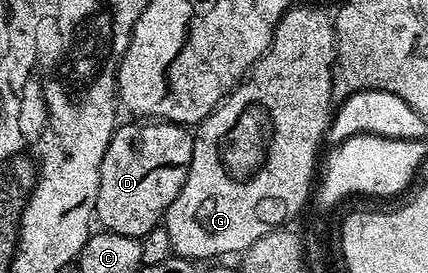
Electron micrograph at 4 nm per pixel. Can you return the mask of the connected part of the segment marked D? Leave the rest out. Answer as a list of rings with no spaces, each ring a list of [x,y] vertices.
[[[131,120],[128,126],[120,125],[115,135],[109,140],[109,148],[105,148],[105,156],[101,160],[101,180],[97,188],[97,204],[95,218],[104,231],[143,238],[155,226],[164,221],[169,204],[177,200],[185,180],[189,176],[189,164],[193,160],[192,131],[177,122],[151,120],[144,124],[139,120]]]

